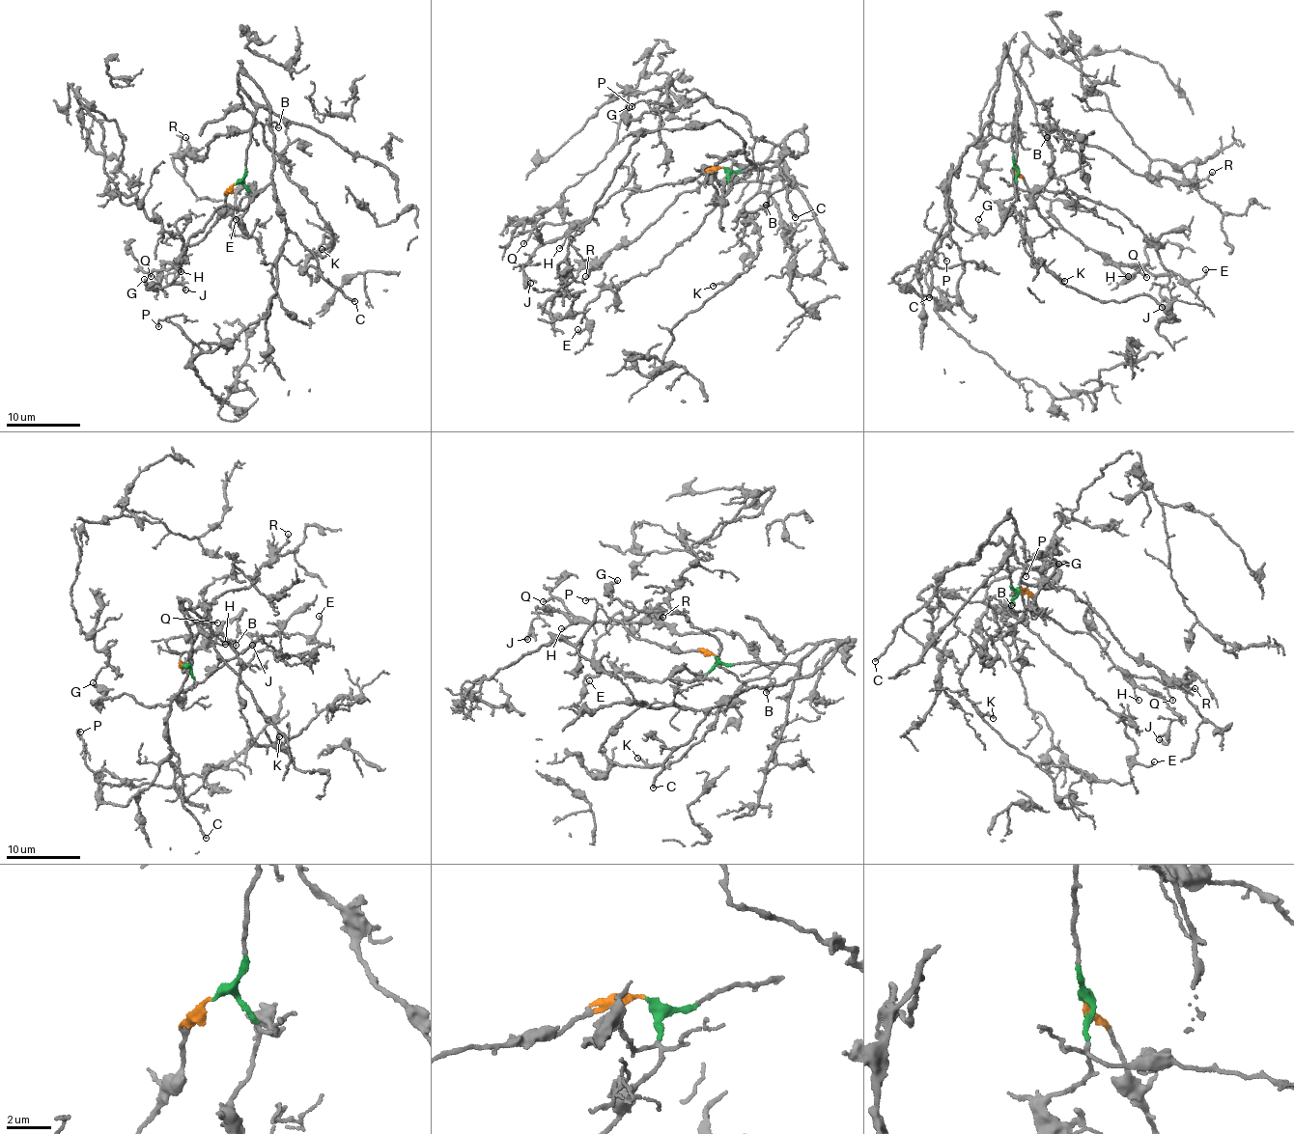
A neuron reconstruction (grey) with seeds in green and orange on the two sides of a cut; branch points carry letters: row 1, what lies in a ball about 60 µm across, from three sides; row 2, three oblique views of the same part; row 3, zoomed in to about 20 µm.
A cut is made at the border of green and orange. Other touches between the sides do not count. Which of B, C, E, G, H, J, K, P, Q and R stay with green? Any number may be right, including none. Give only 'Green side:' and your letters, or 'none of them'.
Green side: B, C, E, G, K, P, R

